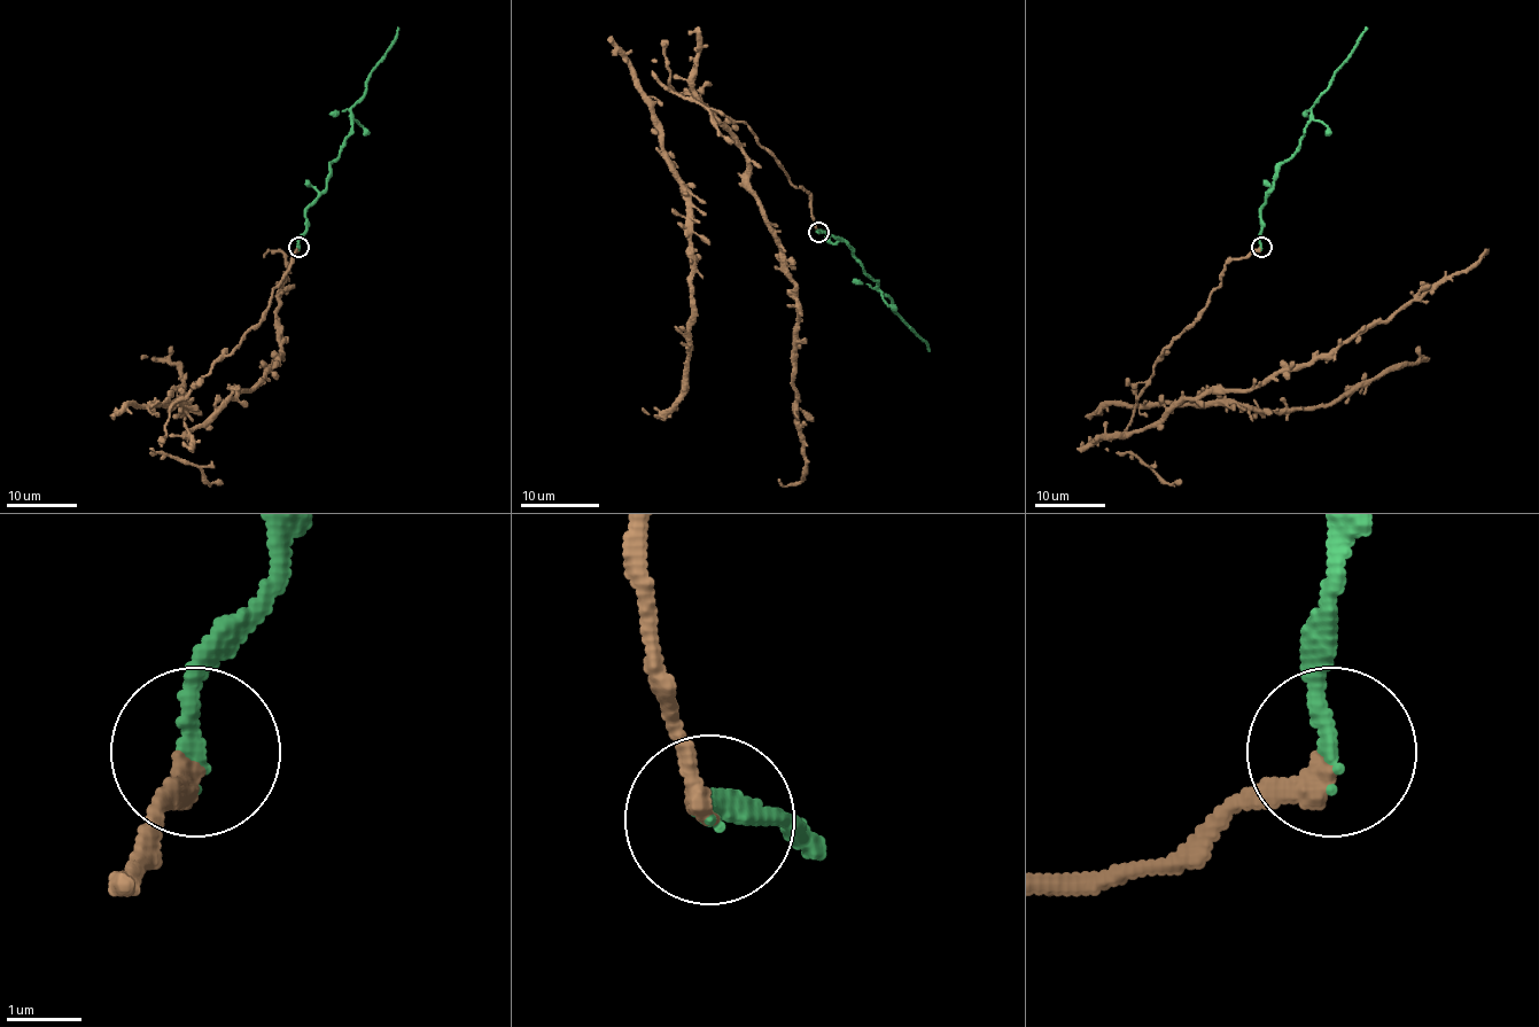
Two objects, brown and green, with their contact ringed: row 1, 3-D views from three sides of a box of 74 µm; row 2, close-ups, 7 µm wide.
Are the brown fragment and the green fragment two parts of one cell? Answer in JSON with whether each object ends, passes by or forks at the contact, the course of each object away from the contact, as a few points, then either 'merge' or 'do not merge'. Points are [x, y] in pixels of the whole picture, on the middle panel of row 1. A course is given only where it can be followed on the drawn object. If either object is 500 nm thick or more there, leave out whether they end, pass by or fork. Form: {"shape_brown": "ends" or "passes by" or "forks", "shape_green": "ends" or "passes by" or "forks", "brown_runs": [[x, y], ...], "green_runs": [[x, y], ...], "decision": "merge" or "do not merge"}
{"shape_brown": "ends", "shape_green": "ends", "brown_runs": [[817, 233], [807, 192], [744, 123], [673, 77], [743, 152], [795, 292], [806, 472], [778, 480]], "green_runs": [[817, 233], [839, 236], [853, 250], [863, 271], [877, 282], [877, 288], [891, 300], [927, 349]], "decision": "merge"}

